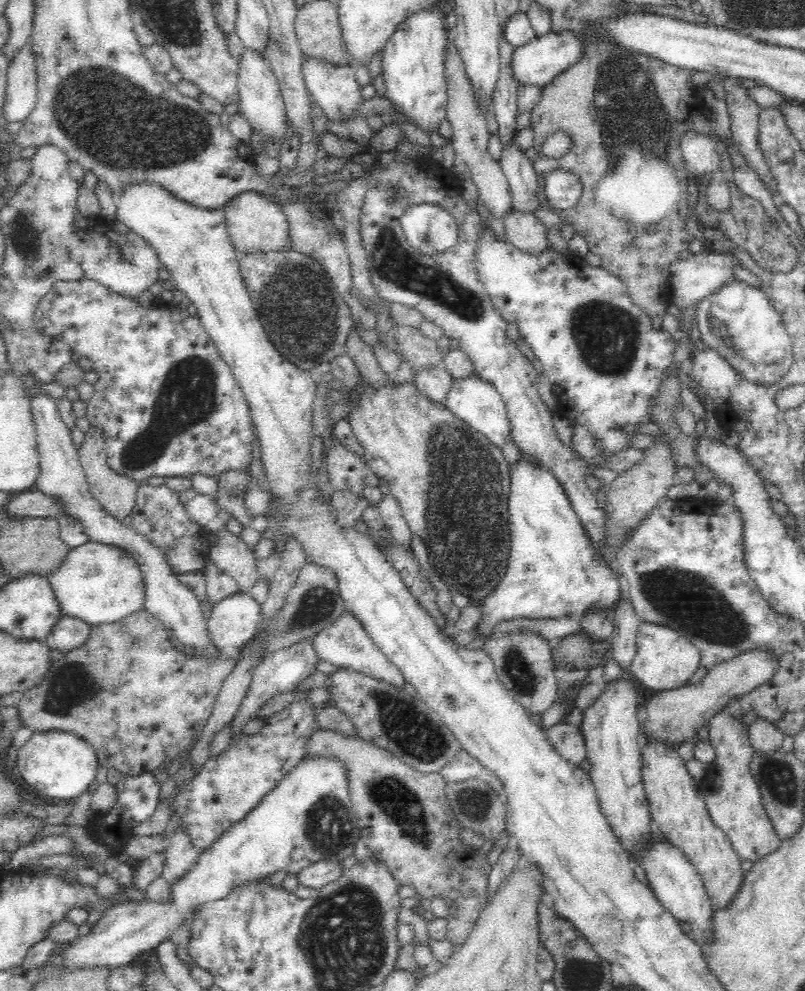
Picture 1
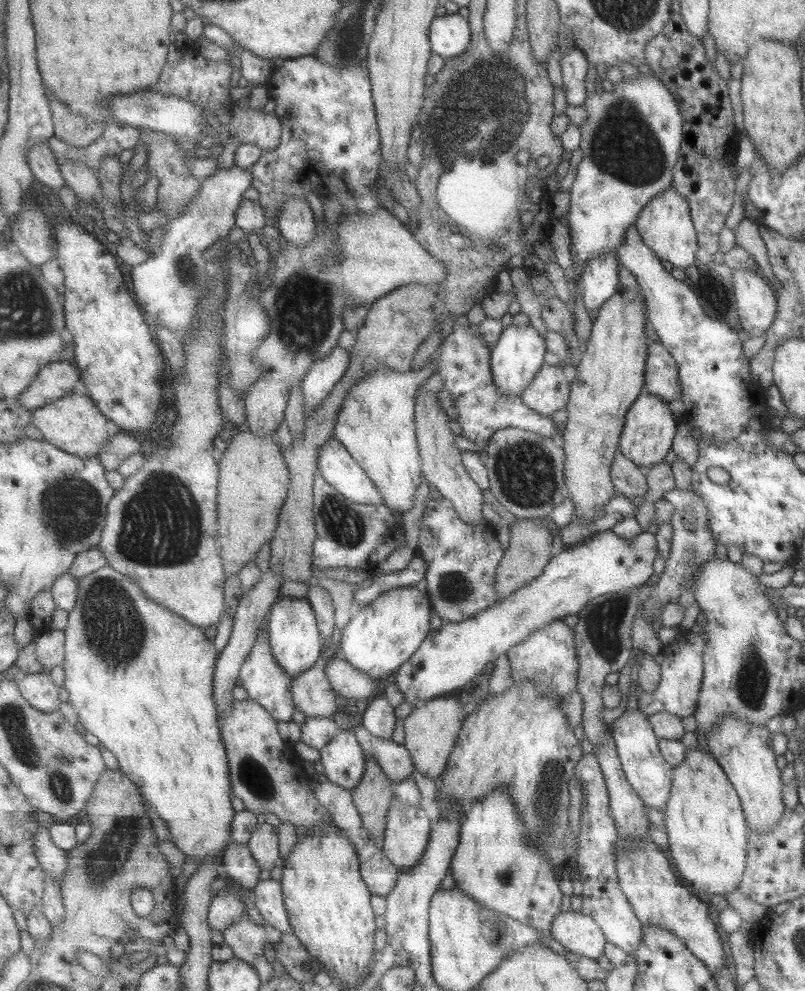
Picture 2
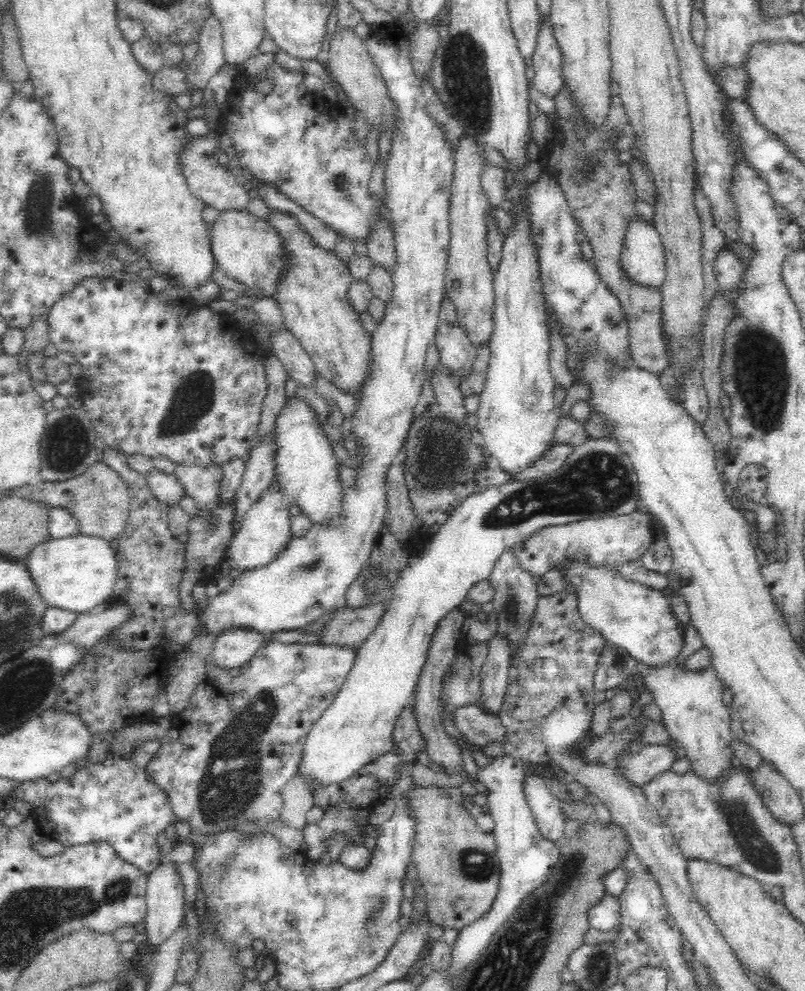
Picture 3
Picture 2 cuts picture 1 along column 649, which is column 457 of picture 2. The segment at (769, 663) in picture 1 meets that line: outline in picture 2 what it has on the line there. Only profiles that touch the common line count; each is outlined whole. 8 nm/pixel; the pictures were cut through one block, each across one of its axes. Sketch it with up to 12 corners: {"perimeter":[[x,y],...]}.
{"perimeter":[[458,695],[418,706],[405,746],[439,783],[467,718]]}

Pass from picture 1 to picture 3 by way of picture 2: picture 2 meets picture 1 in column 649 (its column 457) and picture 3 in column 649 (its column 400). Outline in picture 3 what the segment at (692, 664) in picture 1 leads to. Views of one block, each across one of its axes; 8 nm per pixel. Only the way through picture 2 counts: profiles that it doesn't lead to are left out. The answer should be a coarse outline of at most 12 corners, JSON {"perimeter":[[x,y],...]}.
{"perimeter":[[637,663],[689,770],[722,790],[736,771],[714,670]]}

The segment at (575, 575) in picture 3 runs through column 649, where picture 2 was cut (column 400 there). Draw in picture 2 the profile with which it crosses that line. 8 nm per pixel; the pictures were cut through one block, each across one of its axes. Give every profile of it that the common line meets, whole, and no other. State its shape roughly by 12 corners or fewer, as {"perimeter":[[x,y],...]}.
{"perimeter":[[428,589],[388,591],[354,611],[340,653],[392,675],[433,630]]}

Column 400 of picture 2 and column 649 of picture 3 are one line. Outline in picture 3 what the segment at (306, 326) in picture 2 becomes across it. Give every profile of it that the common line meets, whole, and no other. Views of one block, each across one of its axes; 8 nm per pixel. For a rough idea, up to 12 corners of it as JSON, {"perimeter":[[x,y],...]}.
{"perimeter":[[626,218],[619,266],[628,281],[660,290],[665,249],[652,220]]}

